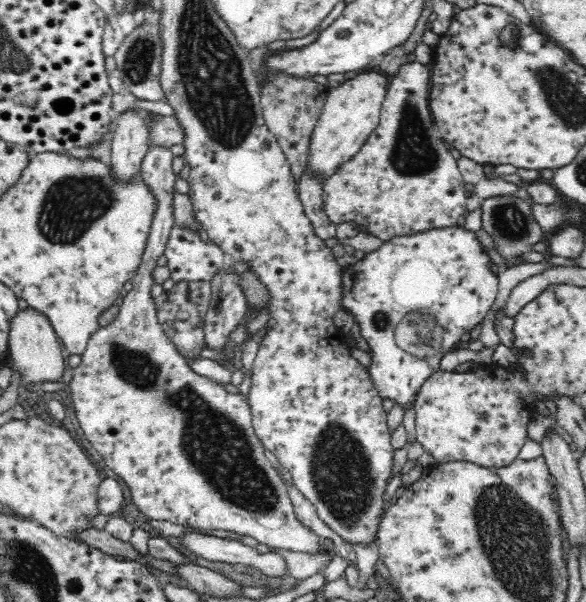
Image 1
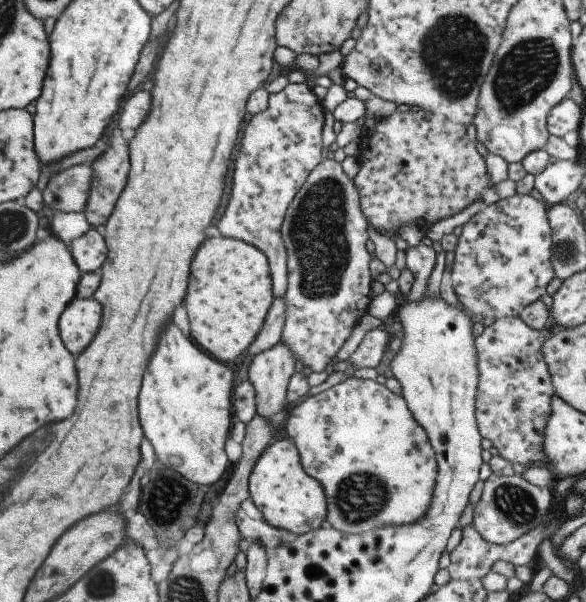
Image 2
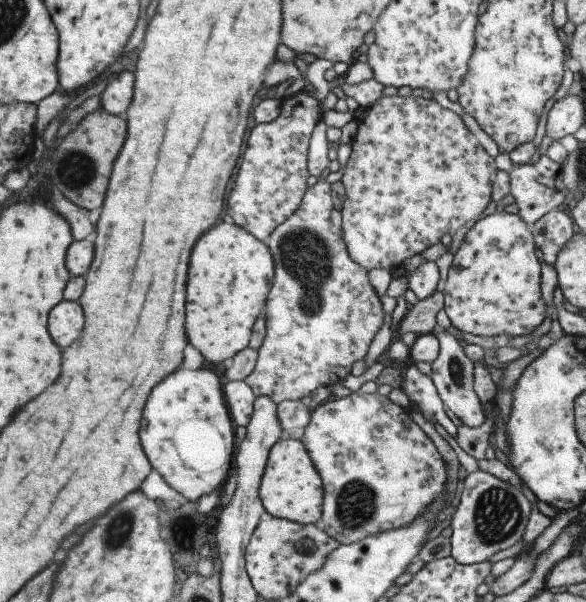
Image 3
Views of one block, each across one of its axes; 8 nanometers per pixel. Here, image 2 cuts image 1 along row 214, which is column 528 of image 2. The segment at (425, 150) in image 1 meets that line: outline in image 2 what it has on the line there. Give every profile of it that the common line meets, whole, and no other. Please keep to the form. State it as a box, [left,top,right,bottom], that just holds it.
[475,316,556,467]

